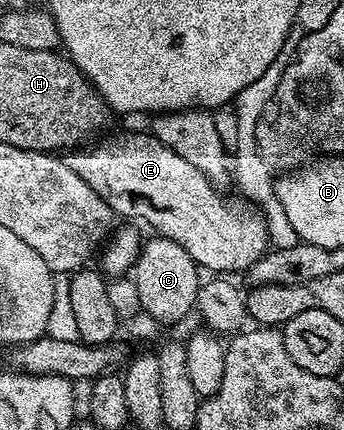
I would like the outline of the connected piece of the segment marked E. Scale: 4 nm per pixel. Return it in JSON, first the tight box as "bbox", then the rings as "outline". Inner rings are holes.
{"bbox":[64,132,270,274],"outline":[[[133,132],[130,136],[113,136],[110,140],[104,140],[97,142],[102,144],[94,143],[80,150],[70,151],[64,157],[65,164],[71,166],[71,170],[75,170],[75,174],[79,174],[79,178],[83,178],[83,182],[87,182],[87,186],[91,186],[91,190],[95,190],[118,217],[130,216],[133,220],[146,220],[154,228],[152,231],[156,235],[179,242],[183,250],[191,254],[198,269],[206,273],[209,271],[209,274],[244,273],[270,247],[268,231],[260,212],[251,210],[240,216],[221,197],[222,193],[206,178],[203,170],[179,158],[175,150],[159,142],[152,134],[145,133],[144,136],[141,132]]]}

